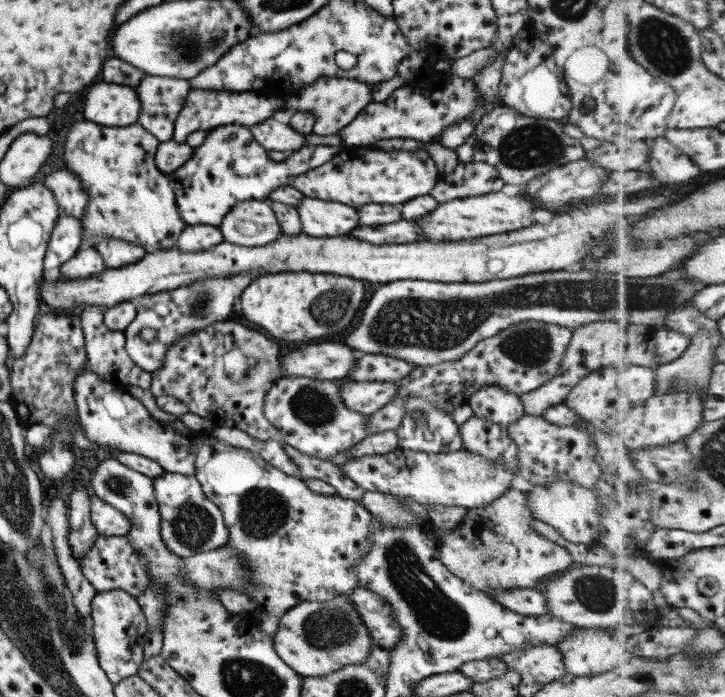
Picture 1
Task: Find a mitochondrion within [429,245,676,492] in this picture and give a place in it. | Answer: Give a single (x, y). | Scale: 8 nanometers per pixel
(529, 347)

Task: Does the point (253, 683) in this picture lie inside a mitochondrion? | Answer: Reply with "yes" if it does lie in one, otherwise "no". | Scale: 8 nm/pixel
yes

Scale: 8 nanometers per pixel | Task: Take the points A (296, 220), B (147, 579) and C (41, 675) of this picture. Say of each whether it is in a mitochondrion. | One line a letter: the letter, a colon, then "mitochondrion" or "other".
A: other
B: other
C: other

